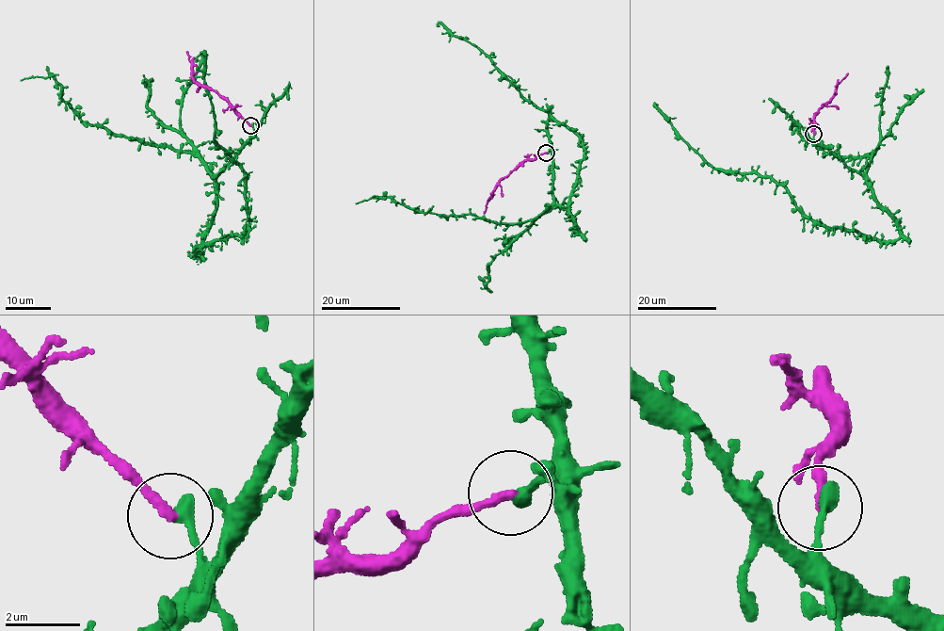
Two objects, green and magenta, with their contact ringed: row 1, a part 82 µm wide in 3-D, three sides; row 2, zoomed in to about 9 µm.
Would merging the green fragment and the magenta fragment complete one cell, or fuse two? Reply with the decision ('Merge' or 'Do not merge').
Do not merge

